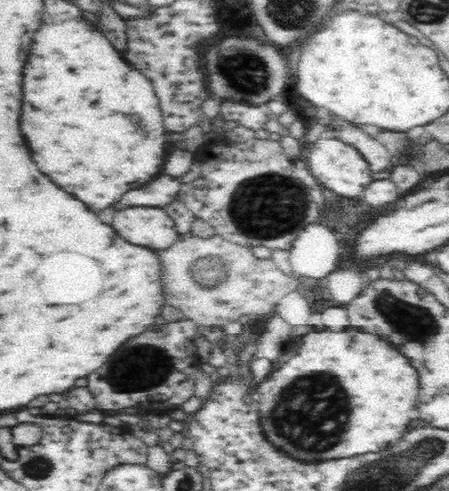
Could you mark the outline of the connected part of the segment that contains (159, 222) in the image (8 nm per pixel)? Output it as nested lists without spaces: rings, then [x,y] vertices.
[[[126,208],[114,216],[112,226],[130,244],[152,250],[170,248],[178,240],[175,222],[163,208]]]

